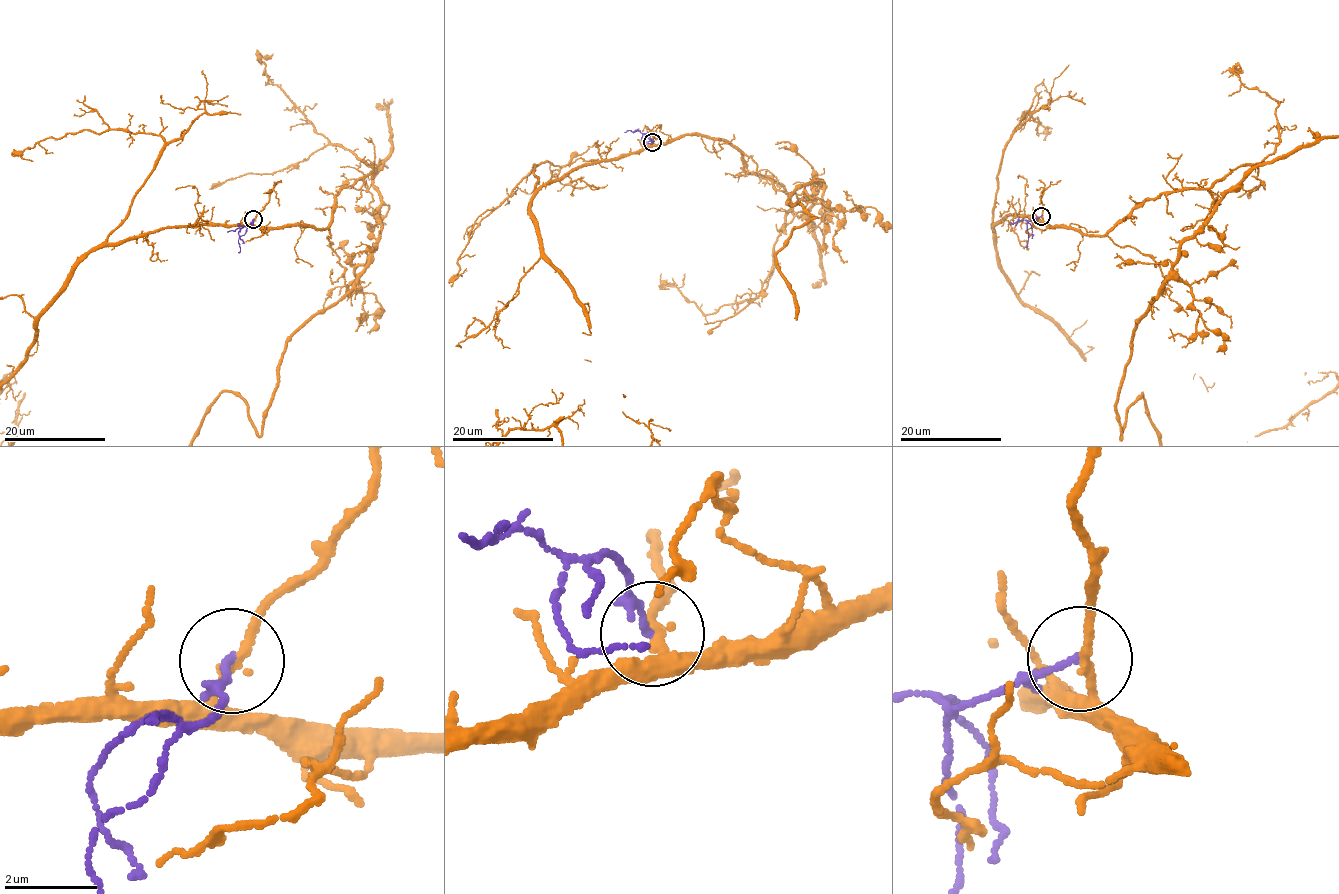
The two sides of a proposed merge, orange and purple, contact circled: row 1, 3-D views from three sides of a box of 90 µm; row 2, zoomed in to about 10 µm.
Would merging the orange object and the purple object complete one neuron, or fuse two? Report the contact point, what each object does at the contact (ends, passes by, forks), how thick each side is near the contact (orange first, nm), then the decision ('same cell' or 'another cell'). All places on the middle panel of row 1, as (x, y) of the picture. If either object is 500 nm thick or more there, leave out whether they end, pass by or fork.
at (652, 142); orange passes by; purple ends there; 190 nm thick on the orange side, 140 nm on the other; another cell

